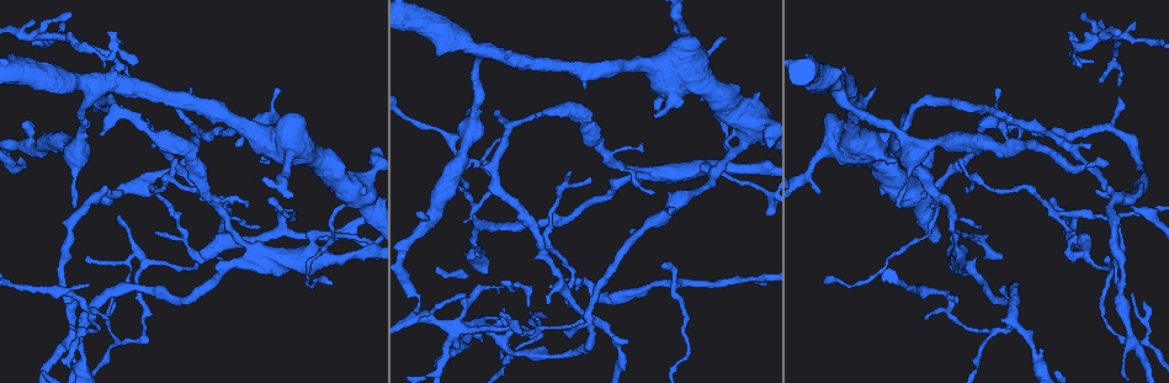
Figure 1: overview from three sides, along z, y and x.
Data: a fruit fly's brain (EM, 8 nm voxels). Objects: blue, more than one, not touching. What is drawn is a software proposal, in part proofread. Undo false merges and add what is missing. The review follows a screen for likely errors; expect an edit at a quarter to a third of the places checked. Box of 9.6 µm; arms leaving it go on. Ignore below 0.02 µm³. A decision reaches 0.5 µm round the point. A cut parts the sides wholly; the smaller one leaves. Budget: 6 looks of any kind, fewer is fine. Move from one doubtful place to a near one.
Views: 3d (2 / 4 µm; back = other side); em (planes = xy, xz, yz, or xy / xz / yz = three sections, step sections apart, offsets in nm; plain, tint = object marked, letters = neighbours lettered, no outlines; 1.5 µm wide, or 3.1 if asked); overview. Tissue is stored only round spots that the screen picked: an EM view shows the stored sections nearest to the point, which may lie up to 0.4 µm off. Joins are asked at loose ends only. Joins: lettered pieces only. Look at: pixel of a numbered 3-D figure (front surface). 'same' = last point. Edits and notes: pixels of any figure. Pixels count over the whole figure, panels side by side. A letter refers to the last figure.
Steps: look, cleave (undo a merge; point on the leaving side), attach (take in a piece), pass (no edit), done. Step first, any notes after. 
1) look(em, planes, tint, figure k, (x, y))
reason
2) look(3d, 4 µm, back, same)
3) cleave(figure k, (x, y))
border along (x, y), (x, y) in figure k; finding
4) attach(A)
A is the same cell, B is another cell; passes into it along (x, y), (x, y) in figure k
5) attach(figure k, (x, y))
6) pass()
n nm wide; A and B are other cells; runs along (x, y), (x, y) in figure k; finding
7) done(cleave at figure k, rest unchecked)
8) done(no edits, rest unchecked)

look(em, planes, tint, figure 1, (277, 88))
tapers out

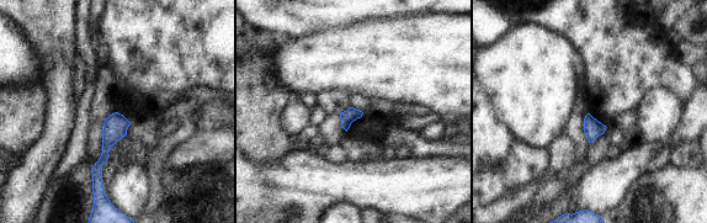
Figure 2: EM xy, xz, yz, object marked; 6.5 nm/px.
look(em, planes, letters, same)
see the neighbours

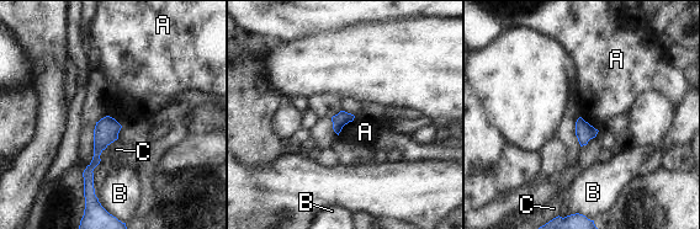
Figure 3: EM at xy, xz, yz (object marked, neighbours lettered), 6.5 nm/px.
pass()
A, B and C are other cells; border along (581, 116), (599, 131) in figure 3; none of them fits

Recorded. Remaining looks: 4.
look(em, xz, step 8, tint, figure 1, (547, 303))

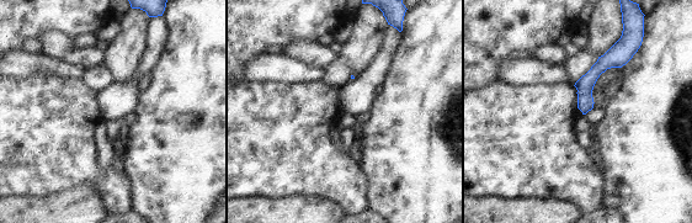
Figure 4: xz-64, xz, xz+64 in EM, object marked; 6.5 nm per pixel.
look(em, planes, letters, same)

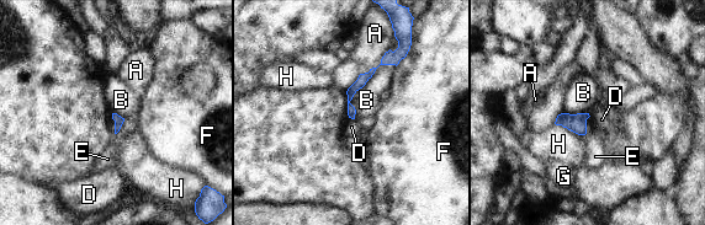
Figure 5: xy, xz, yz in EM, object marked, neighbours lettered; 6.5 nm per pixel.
pass()
A, B, D, E, F, G and H are other cells; border along (349, 117), (354, 119) in figure 5; no lettered piece goes on from it

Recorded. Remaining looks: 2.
look(3d, 2 µm, back, figure 1, (90, 285))
an open end

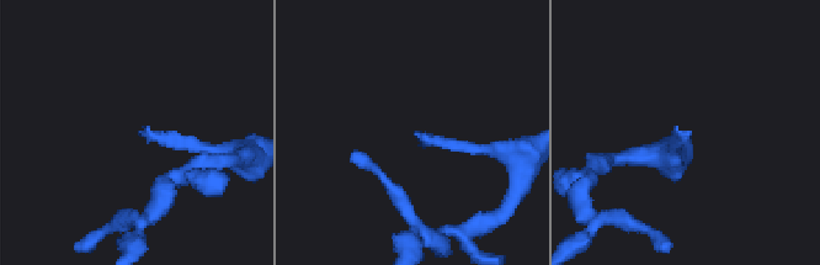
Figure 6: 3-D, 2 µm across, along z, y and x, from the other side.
look(em, planes, letters, figure 6, (690, 131))

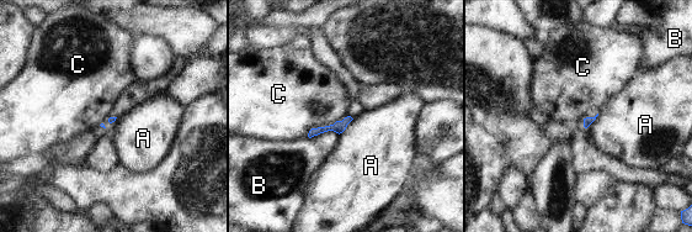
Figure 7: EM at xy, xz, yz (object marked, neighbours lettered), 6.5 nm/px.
pass()
A, B and C are other cells; border along (337, 120), (313, 127), (307, 136) in figure 7; none of them fits

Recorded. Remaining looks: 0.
done(no edits, rest unchecked)

